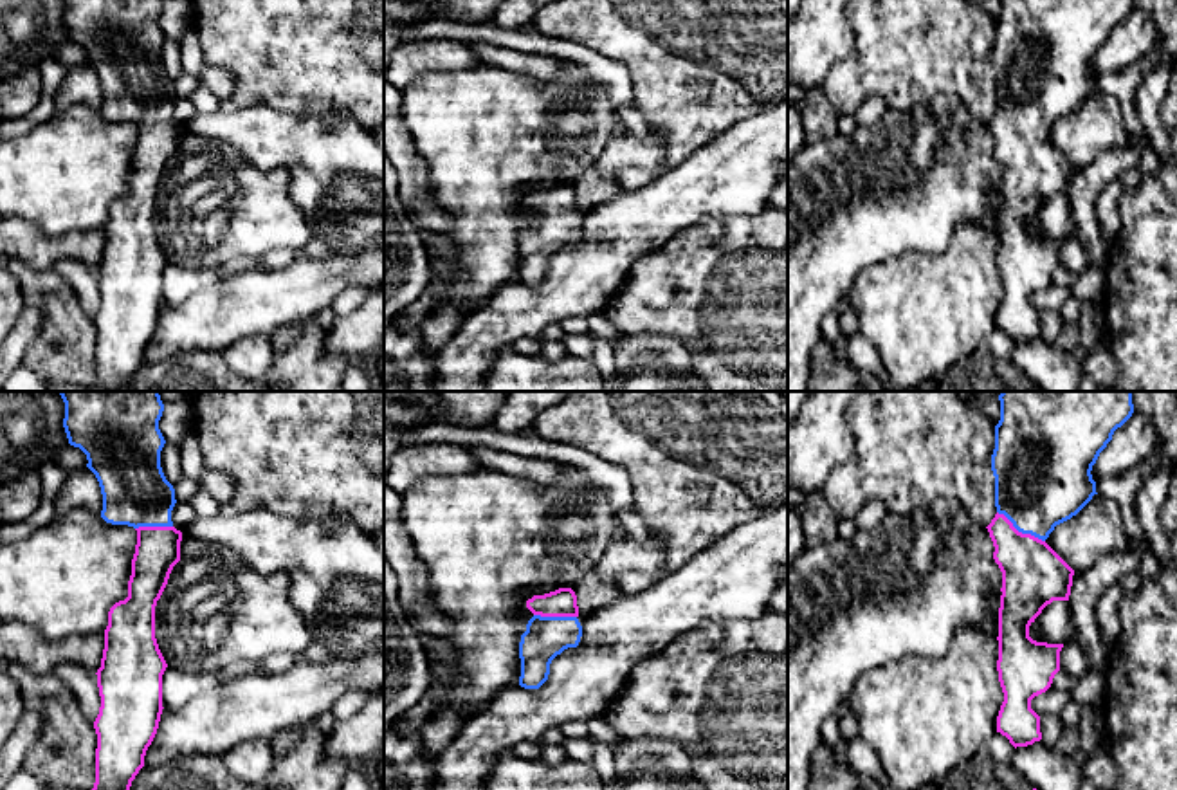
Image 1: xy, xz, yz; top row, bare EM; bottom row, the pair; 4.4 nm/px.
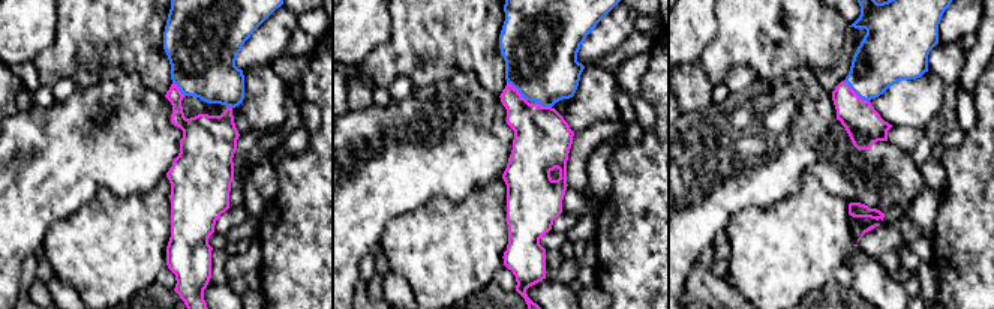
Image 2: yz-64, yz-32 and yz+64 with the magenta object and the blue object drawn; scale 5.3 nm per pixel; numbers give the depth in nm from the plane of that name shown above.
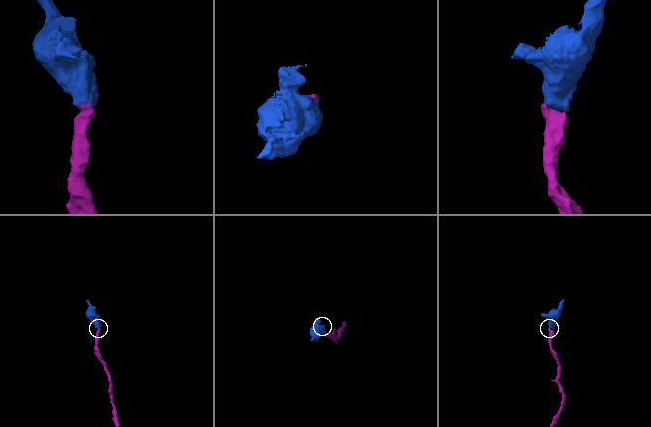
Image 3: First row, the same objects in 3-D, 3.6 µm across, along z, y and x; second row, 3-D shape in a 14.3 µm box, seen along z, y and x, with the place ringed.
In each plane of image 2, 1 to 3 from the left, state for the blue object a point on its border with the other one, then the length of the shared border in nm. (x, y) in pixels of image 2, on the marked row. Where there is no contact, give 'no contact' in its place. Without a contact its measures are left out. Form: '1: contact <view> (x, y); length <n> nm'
1: contact yz-64 (179, 89); length 100 nm
2: contact yz-32 (517, 90); length 160 nm
3: contact yz+64 (855, 93); length 180 nm

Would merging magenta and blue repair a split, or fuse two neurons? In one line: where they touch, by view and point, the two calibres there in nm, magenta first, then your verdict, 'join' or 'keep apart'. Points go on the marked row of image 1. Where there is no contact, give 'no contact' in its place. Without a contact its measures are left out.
yz (1021, 532) | 280/420 nm | join

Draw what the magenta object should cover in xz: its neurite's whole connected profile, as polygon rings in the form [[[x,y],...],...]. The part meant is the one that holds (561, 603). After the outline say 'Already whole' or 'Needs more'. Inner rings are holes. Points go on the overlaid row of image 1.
[[[571,588],[534,595],[526,601],[526,608],[534,617],[519,642],[519,685],[539,689],[548,680],[552,660],[564,649],[579,646],[582,626],[577,619],[577,595]]]. Needs more

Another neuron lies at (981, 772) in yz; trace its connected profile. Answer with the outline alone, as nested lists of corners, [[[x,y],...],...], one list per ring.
[[[981,750],[955,767],[943,781],[926,783],[921,790],[1033,790],[1035,786],[1011,765],[997,763]]]

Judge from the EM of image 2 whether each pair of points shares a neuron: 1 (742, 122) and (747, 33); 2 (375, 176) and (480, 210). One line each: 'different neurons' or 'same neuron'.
1: different neurons
2: different neurons

